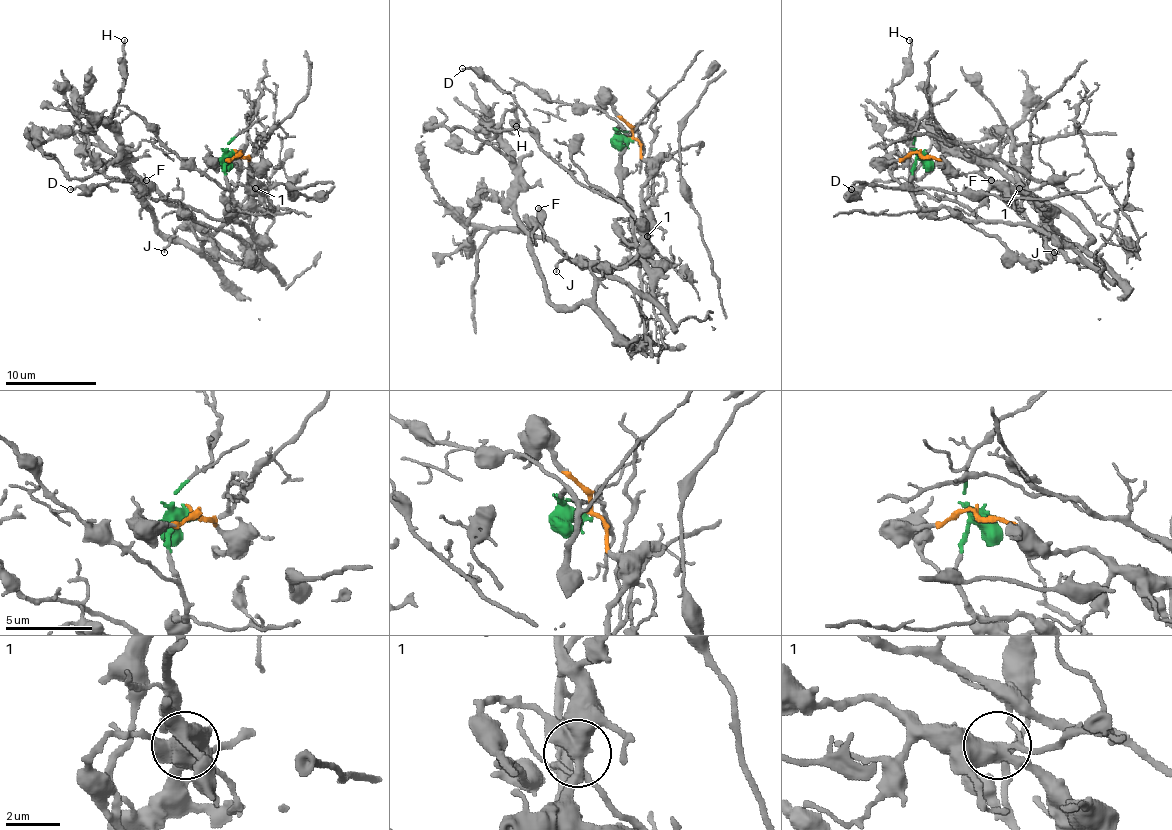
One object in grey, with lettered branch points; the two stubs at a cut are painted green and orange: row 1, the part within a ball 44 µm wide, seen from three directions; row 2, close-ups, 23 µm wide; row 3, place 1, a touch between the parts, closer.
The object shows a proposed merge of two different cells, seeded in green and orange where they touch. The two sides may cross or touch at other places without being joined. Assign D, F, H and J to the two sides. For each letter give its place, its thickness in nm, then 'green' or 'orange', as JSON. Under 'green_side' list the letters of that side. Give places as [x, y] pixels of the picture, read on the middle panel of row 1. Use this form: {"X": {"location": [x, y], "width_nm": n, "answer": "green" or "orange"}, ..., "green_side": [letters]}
{"D": {"location": [462, 68], "width_nm": 130, "answer": "green"}, "F": {"location": [538, 208], "width_nm": 550, "answer": "green"}, "H": {"location": [516, 126], "width_nm": 160, "answer": "orange"}, "J": {"location": [556, 271], "width_nm": 160, "answer": "green"}, "green_side": ["D", "F", "J"]}

